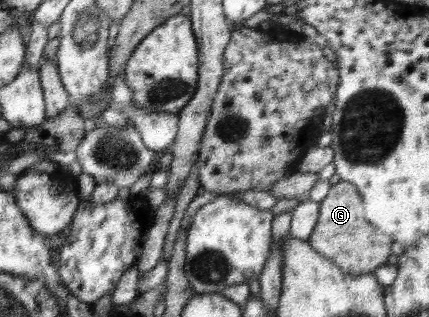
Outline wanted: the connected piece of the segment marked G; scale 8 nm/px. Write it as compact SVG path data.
M340 180L320 202L317 224L307 240L313 250L329 258L333 264L350 275L372 273L379 266L385 265L392 253L391 244L394 240L390 237L387 246L383 246L385 238L369 238L363 234L363 211L363 200L357 187L351 182Z

